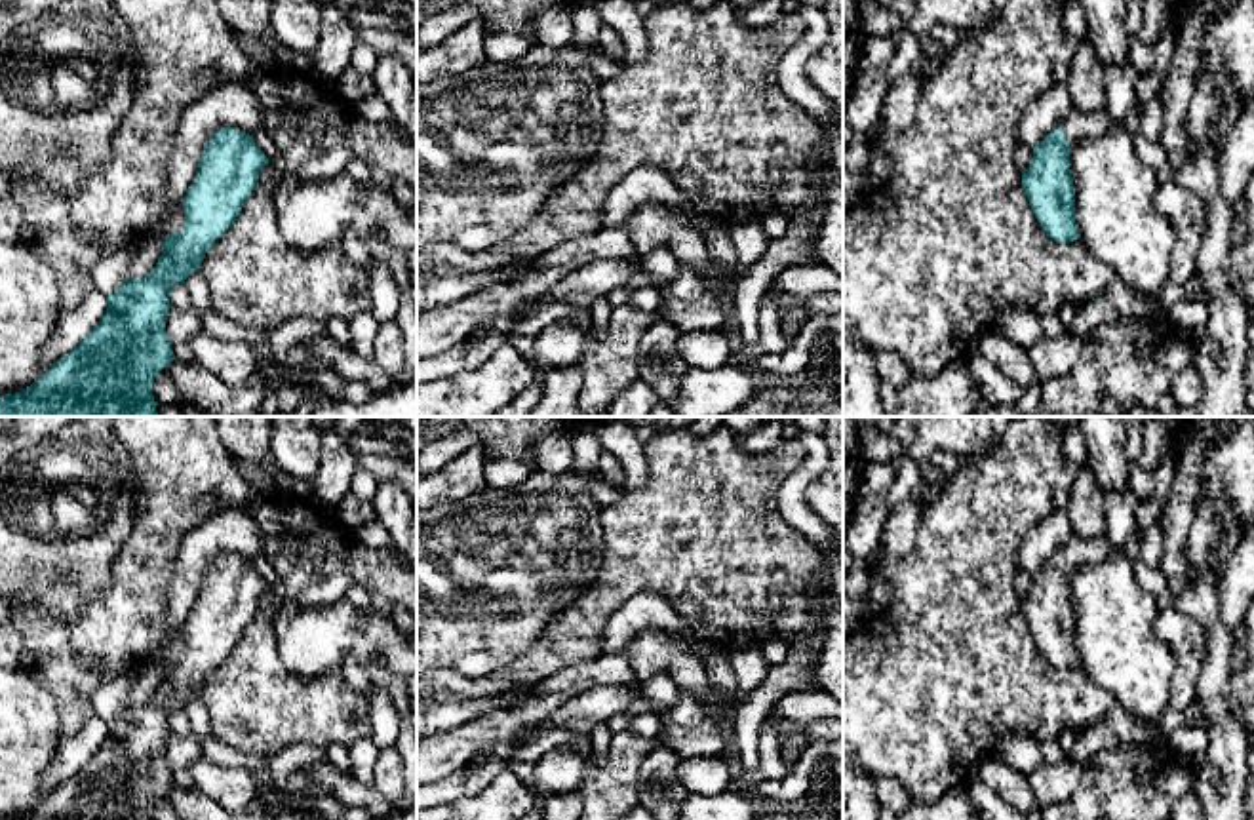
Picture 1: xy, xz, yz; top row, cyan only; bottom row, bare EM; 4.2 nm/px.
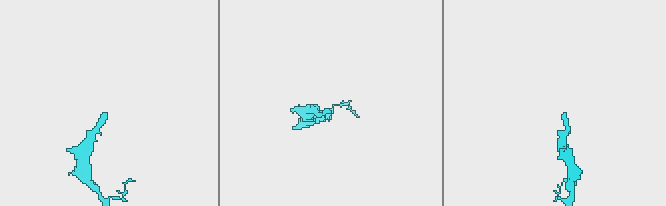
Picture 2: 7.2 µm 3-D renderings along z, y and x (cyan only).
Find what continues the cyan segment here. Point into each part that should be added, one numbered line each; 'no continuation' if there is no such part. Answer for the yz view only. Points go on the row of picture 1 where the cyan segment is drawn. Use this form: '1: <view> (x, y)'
1: yz (1077, 126)

